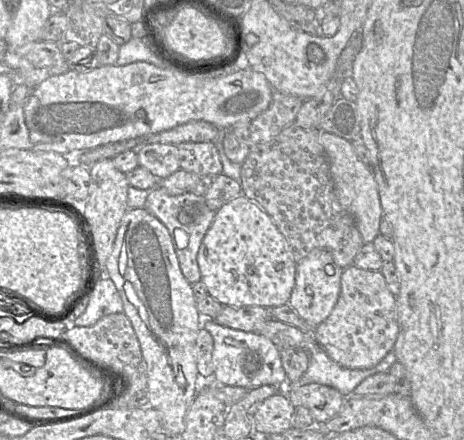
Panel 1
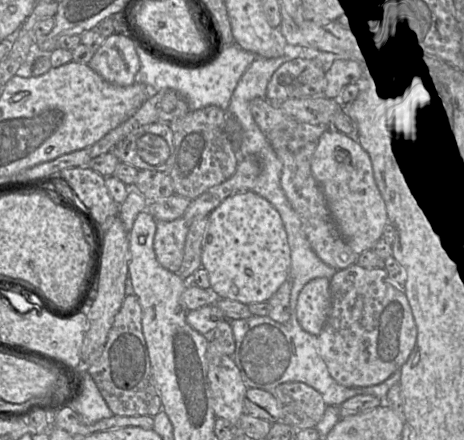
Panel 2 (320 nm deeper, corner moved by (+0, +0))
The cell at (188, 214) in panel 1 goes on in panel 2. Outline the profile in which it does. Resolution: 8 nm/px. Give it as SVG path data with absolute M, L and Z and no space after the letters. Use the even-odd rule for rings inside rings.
M182 217L173 221L157 221L154 251L158 262L177 273L181 267L189 223Z

